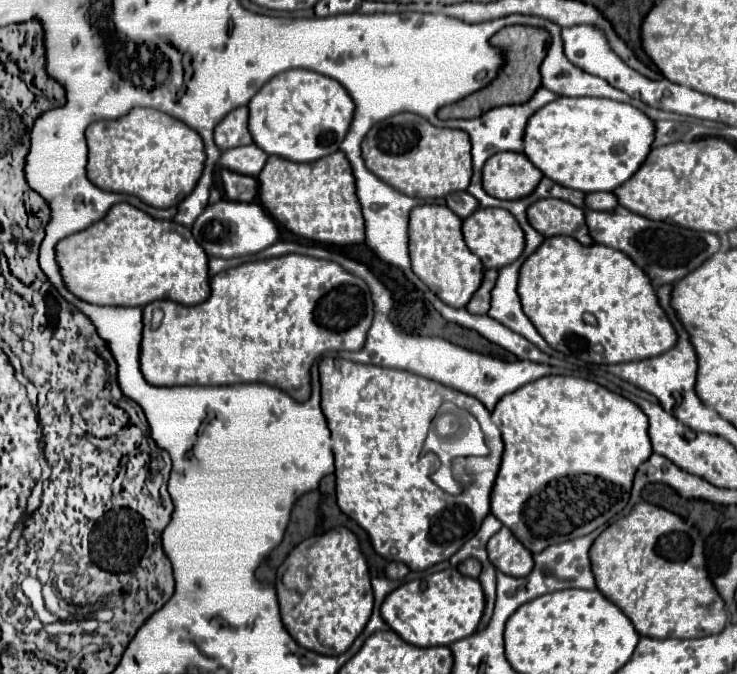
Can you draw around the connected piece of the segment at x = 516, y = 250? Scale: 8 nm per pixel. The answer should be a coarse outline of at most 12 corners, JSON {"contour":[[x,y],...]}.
{"contour":[[476,209],[462,221],[468,249],[486,269],[524,251],[512,213]]}

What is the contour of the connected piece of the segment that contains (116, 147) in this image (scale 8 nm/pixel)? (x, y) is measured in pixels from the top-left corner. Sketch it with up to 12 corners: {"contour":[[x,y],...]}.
{"contour":[[134,107],[86,129],[86,175],[156,209],[204,169],[194,129]]}

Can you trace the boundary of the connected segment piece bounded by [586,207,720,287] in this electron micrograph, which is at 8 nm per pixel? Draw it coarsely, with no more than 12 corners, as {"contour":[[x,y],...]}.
{"contour":[[624,207],[586,211],[594,243],[626,253],[654,287],[720,249],[714,233]]}

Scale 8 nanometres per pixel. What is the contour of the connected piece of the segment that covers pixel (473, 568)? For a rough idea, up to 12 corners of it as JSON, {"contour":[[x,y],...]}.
{"contour":[[466,559],[458,565],[458,571],[466,577],[478,579],[480,563]]}

